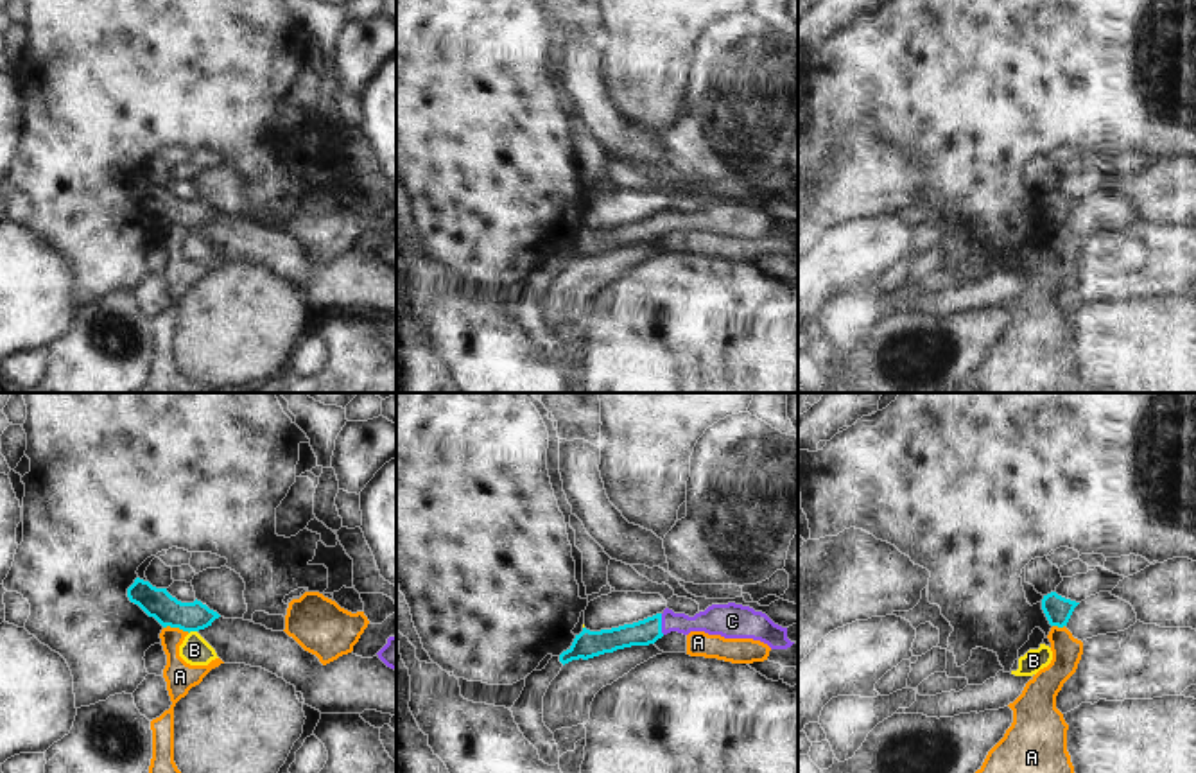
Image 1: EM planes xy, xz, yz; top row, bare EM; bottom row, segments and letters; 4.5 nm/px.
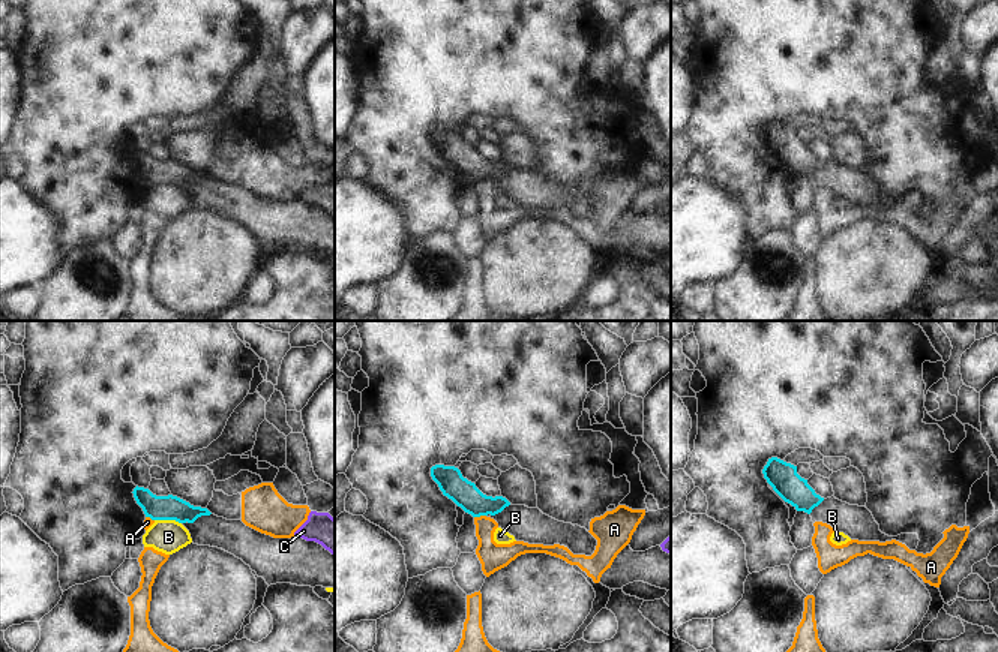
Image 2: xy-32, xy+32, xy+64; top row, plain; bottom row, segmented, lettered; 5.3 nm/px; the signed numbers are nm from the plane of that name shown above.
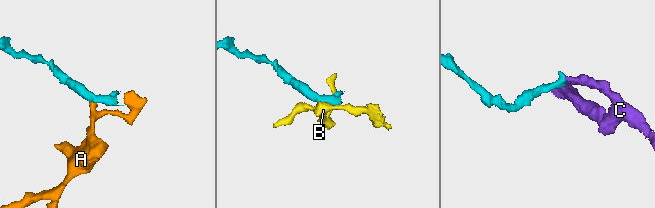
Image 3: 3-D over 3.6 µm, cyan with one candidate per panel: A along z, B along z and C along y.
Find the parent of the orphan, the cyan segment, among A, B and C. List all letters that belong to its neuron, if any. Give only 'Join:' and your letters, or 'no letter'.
Join: C

